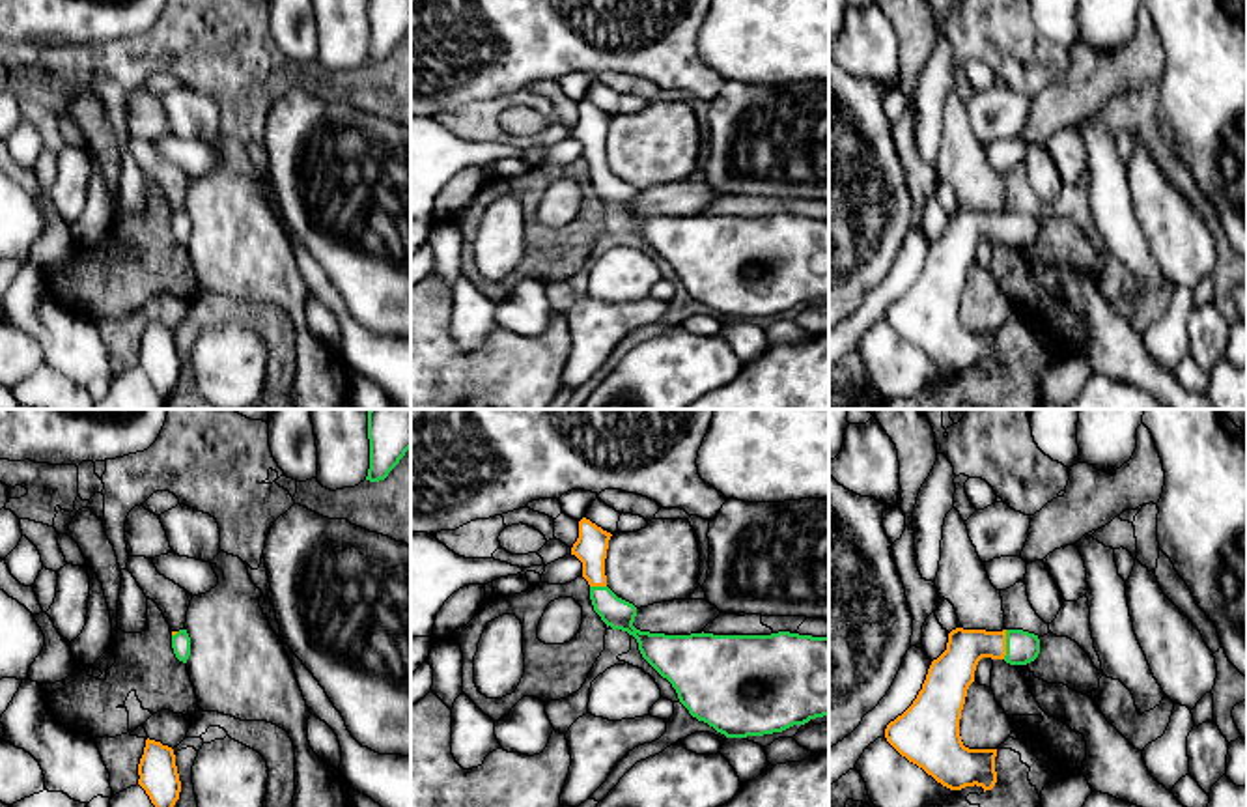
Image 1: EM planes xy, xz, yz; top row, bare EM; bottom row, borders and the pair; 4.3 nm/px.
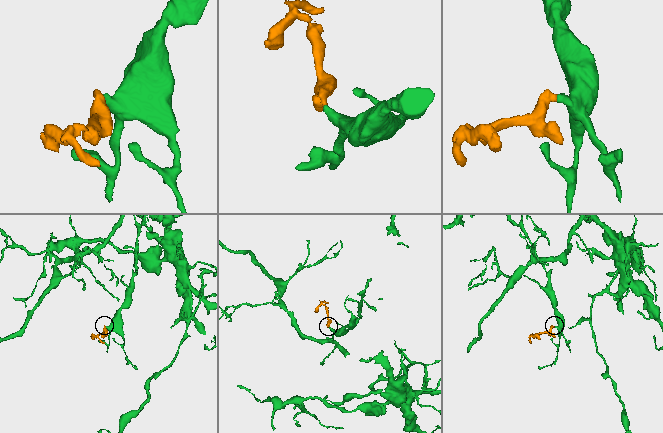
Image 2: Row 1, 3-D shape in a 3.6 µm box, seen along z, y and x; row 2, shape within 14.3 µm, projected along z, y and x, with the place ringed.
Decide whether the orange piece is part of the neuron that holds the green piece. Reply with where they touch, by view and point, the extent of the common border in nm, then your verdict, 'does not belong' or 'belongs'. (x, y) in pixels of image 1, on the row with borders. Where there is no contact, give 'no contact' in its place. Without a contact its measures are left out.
yz (1007, 645) | 130 nm | belongs

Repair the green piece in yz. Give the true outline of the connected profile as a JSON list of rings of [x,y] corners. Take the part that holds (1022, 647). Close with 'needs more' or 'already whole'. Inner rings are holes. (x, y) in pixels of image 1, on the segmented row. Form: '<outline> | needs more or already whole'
[[[963,630],[948,633],[946,650],[932,661],[922,689],[913,704],[885,729],[887,742],[909,762],[922,768],[937,783],[950,790],[982,786],[991,790],[997,783],[997,749],[969,749],[960,736],[960,719],[967,689],[974,682],[974,671],[982,658],[1004,659],[1010,665],[1027,665],[1040,654],[1040,639],[1023,630]]] | needs more

